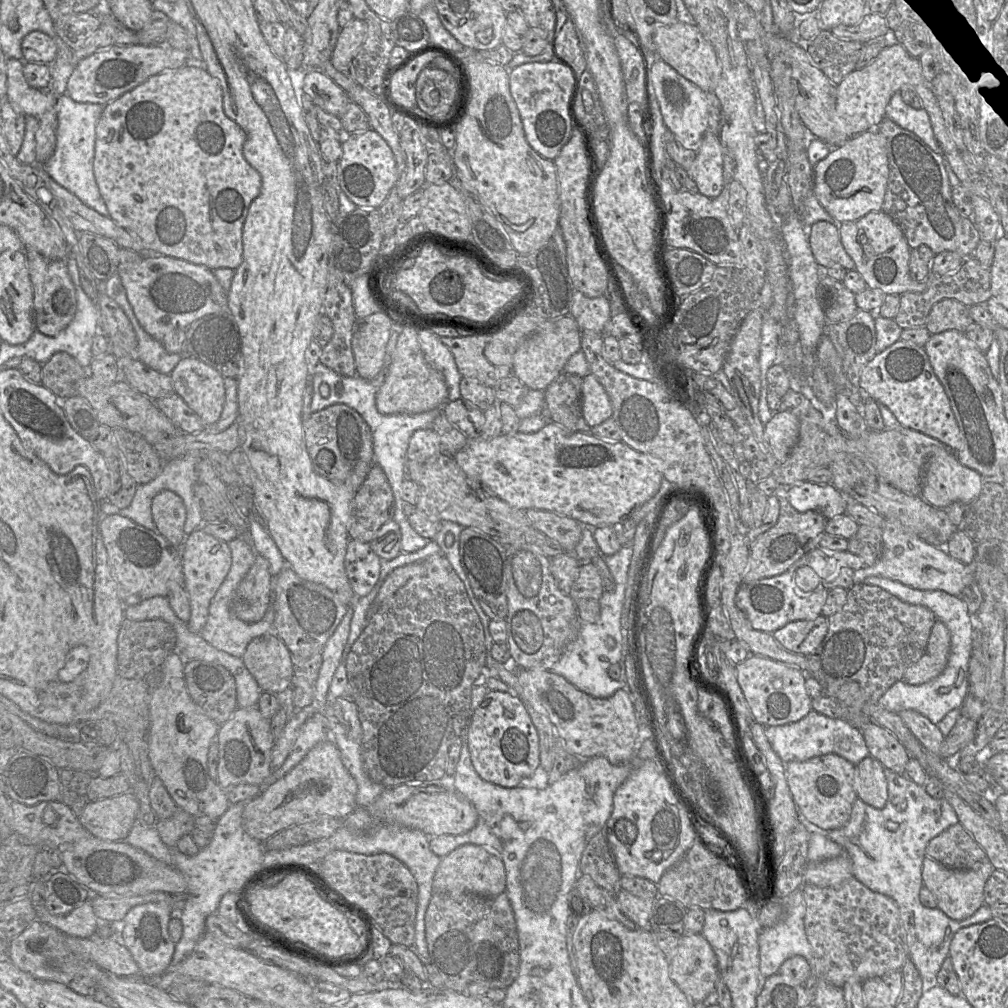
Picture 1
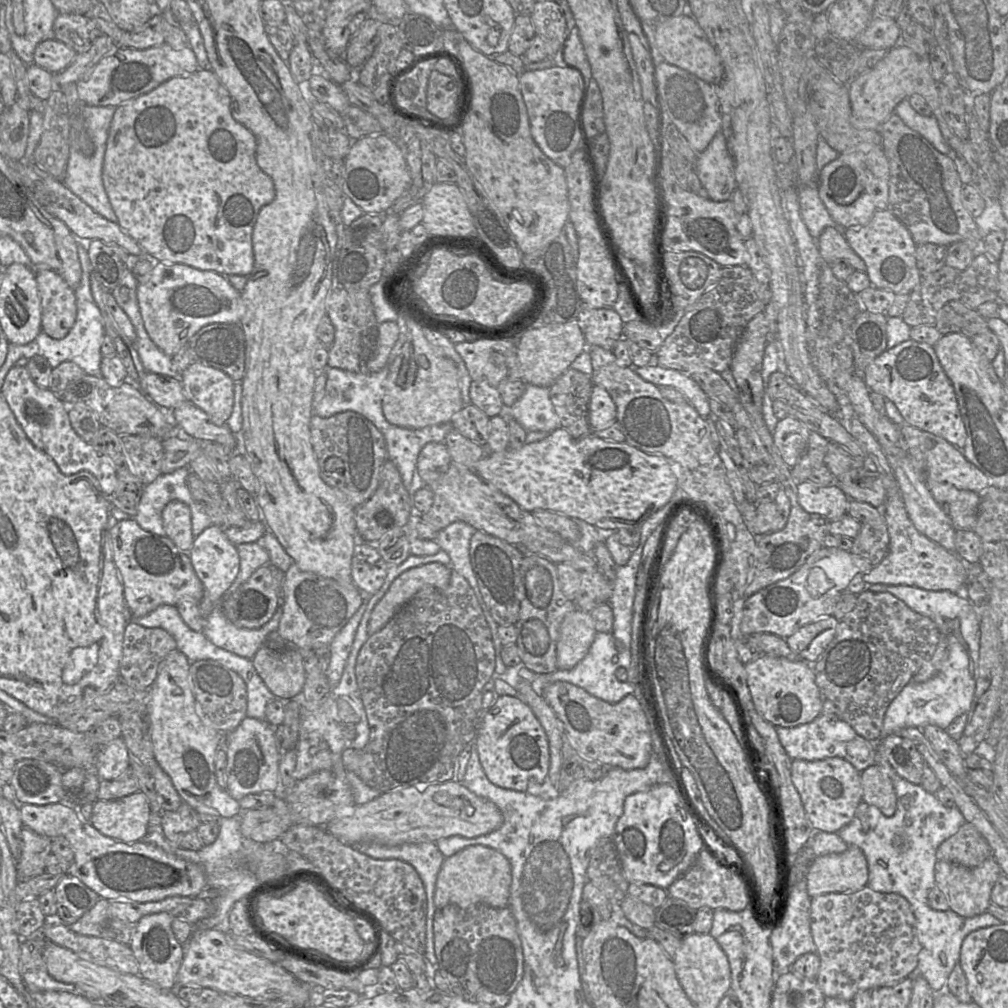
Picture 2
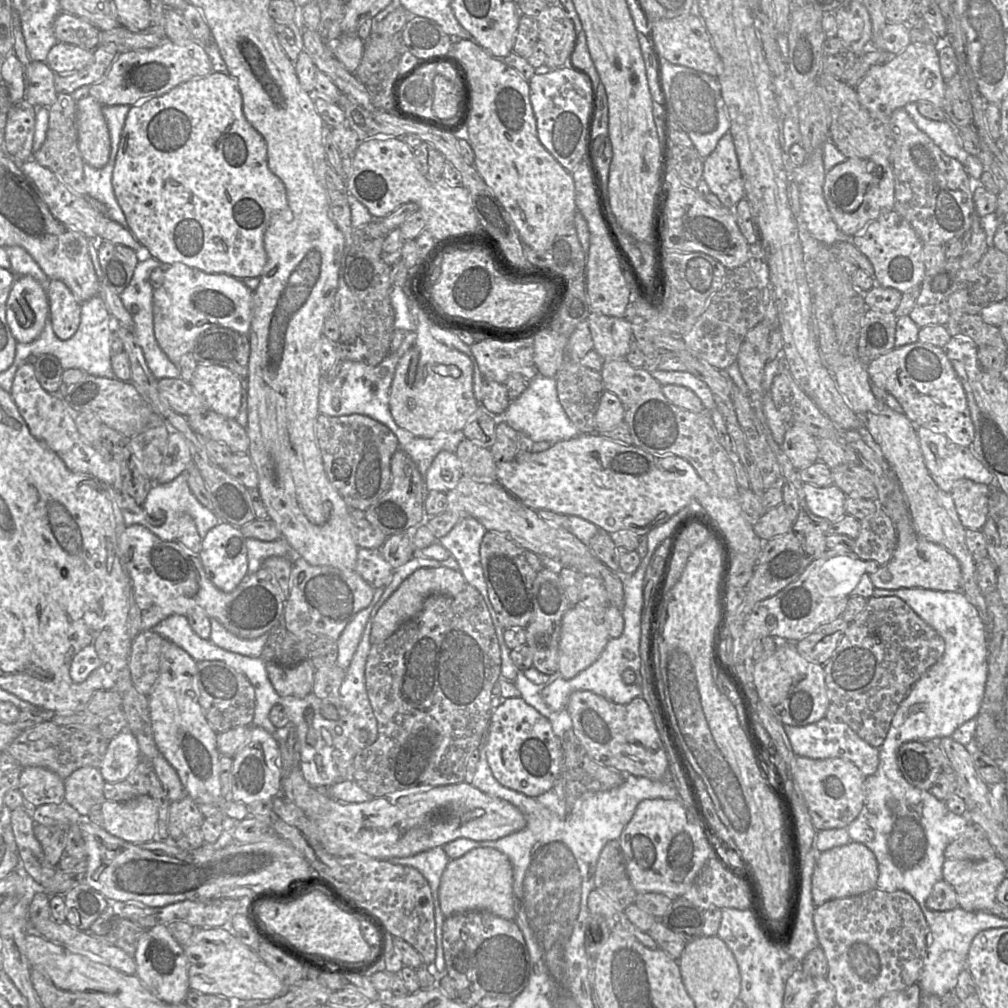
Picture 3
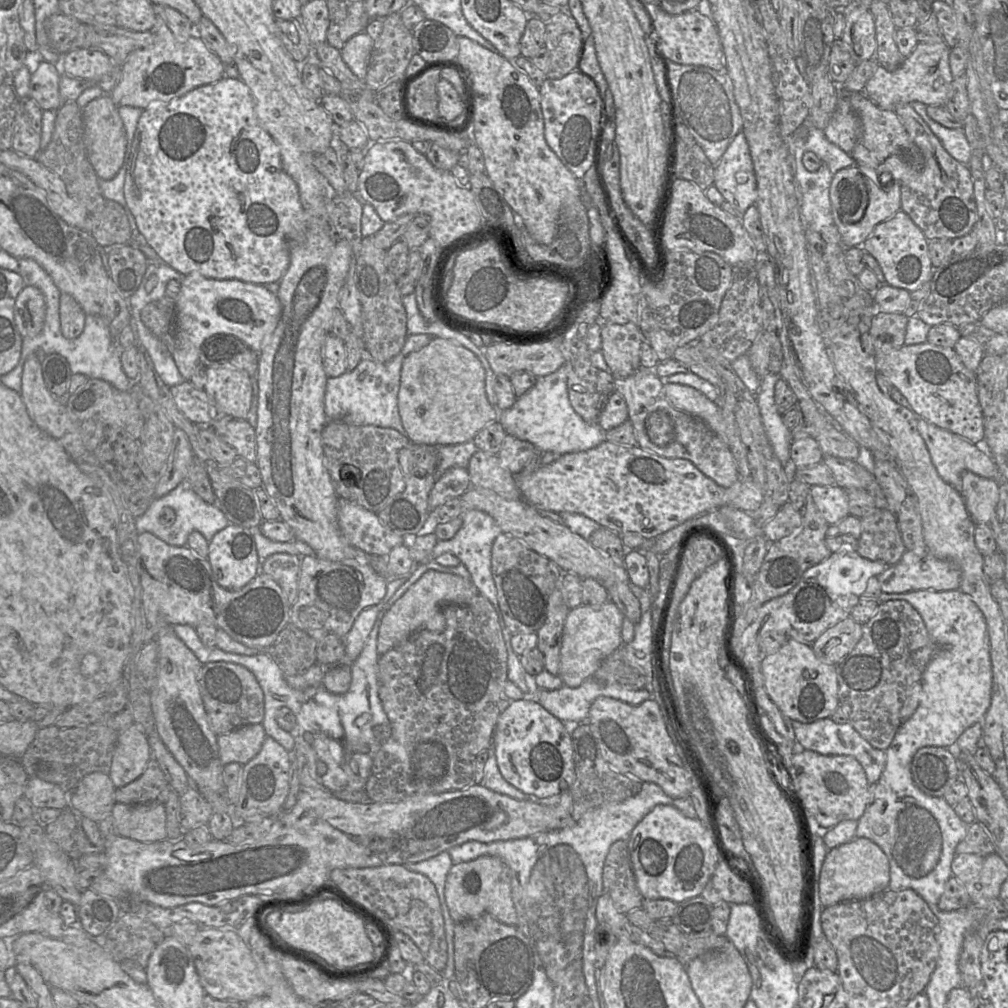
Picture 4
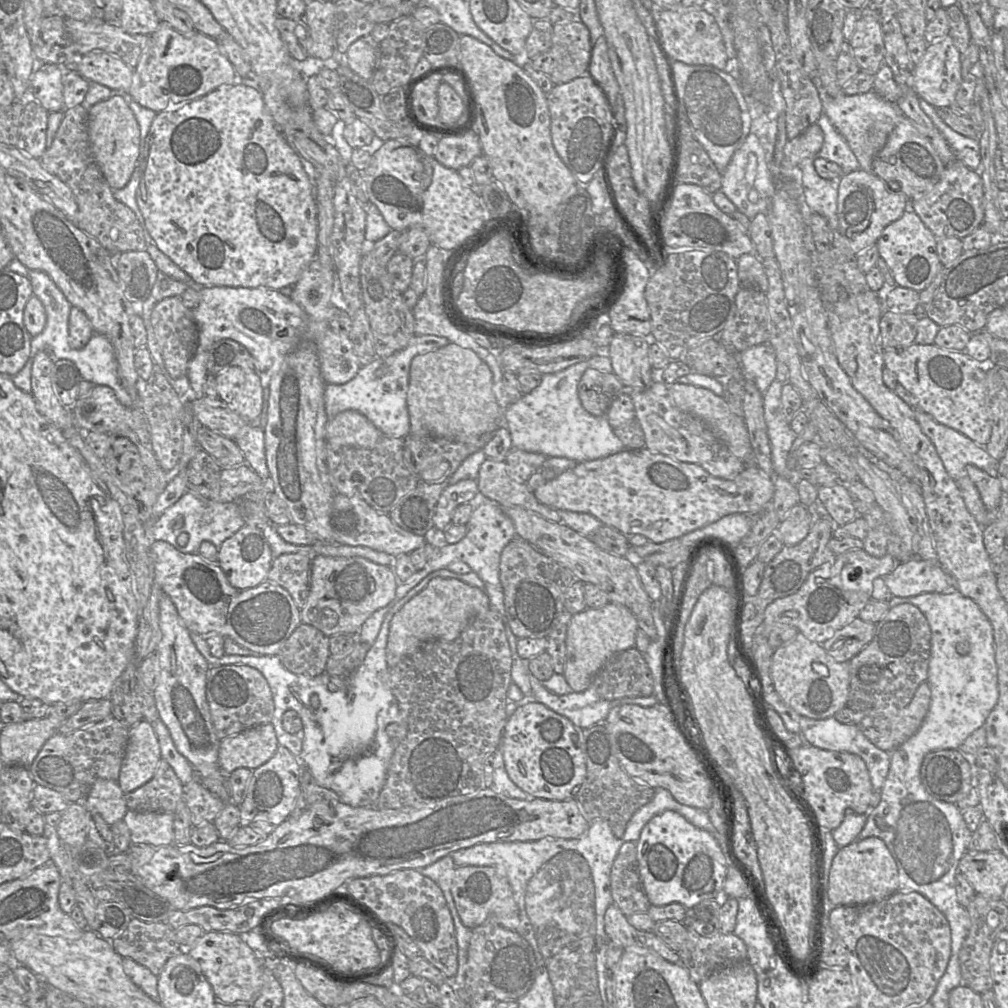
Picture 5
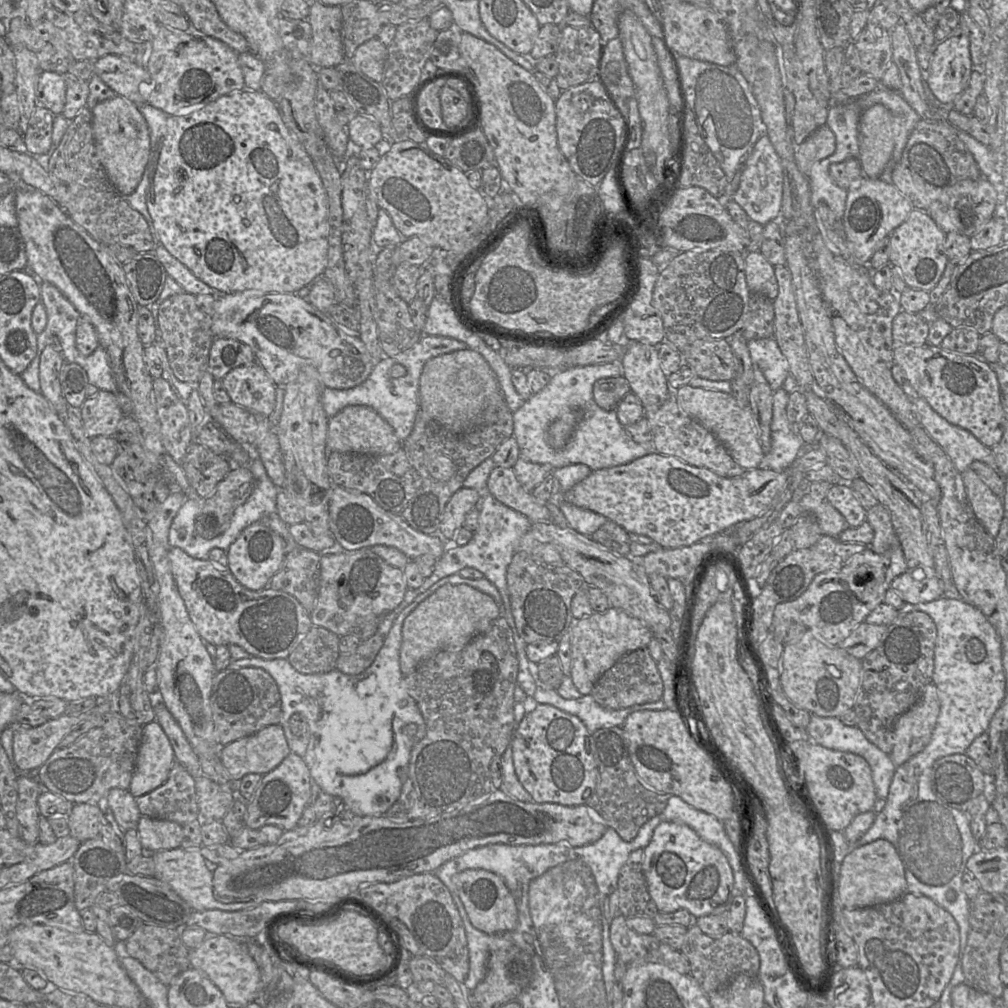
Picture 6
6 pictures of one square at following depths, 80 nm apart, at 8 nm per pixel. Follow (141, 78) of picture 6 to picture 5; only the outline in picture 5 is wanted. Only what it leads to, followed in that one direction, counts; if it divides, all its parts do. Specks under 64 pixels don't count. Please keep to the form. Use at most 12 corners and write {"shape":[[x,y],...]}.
{"shape":[[110,53],[80,57],[77,72],[126,94],[134,68]]}

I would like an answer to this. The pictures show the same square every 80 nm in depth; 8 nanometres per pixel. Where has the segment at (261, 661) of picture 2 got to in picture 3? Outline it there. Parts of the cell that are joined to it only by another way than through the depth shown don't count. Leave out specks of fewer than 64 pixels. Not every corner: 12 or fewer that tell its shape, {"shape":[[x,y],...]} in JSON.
{"shape":[[308,659],[291,667],[267,662],[280,696],[312,692],[316,669]]}

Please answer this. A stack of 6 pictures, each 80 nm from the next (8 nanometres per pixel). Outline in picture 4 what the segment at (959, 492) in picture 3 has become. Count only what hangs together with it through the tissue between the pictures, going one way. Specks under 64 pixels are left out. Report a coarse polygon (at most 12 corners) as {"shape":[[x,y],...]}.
{"shape":[[964,471],[960,494],[977,525],[991,523],[996,480]]}

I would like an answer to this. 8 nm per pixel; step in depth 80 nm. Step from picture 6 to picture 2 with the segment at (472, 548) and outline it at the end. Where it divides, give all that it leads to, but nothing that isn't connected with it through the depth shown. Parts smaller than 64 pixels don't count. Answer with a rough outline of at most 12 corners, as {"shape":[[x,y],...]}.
{"shape":[[461,521],[438,532],[435,542],[451,569],[486,605],[473,571],[469,548],[477,530]]}

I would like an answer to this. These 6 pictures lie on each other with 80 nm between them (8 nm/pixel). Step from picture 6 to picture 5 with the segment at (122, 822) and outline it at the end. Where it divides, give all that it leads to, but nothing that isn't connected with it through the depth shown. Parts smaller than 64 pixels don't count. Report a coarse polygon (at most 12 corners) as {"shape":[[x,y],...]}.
{"shape":[[98,779],[82,803],[110,825],[129,810],[117,782]]}

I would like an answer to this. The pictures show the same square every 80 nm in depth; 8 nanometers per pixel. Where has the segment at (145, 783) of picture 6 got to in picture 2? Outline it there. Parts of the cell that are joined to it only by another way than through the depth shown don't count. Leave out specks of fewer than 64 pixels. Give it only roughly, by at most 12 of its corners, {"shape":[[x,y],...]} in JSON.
{"shape":[[120,737],[102,747],[94,771],[114,780],[129,770]]}

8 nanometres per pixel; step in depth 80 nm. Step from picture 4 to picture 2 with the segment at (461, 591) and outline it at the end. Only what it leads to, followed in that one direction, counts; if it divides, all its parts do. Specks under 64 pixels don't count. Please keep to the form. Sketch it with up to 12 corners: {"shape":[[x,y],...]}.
{"shape":[[428,563],[401,573],[374,606],[368,635],[422,588],[446,587],[452,569]]}

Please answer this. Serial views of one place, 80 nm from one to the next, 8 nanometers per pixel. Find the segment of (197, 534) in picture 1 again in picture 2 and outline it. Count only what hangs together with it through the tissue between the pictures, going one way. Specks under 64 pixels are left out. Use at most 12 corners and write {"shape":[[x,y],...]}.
{"shape":[[211,525],[188,554],[207,618],[238,575],[237,547]]}

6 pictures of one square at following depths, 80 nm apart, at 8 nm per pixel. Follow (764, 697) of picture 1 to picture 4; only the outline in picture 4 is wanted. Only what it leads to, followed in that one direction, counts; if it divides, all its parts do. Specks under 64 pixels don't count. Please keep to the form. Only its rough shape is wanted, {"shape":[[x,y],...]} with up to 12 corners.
{"shape":[[789,639],[762,658],[767,694],[792,721],[839,707],[835,664]]}

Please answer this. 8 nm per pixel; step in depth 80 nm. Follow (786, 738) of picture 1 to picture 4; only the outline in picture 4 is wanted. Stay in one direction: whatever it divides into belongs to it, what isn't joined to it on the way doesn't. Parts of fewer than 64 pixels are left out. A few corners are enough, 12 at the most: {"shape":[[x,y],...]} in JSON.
{"shape":[[793,721],[796,742],[822,755],[853,756],[870,785],[880,779],[885,751],[850,723]]}

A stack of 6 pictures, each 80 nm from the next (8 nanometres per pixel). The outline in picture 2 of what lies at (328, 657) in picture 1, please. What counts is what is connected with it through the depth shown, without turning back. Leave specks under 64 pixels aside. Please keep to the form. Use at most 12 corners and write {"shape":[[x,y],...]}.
{"shape":[[365,599],[329,644],[326,675],[331,688],[339,682],[361,622]]}

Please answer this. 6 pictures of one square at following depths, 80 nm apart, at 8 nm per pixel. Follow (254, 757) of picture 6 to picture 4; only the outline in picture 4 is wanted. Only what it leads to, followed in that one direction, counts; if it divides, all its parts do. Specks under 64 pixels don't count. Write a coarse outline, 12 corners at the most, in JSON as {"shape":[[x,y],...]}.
{"shape":[[262,725],[217,736],[220,761],[246,764],[267,737]]}

